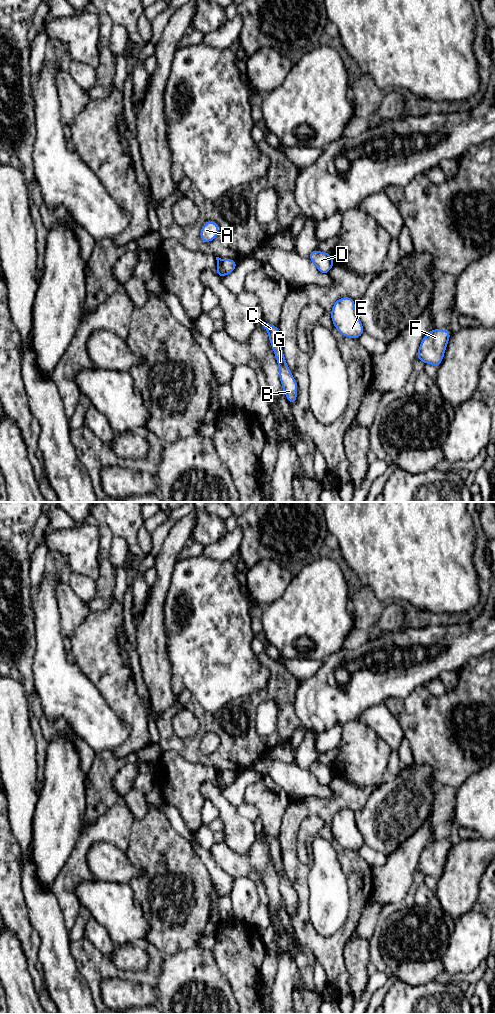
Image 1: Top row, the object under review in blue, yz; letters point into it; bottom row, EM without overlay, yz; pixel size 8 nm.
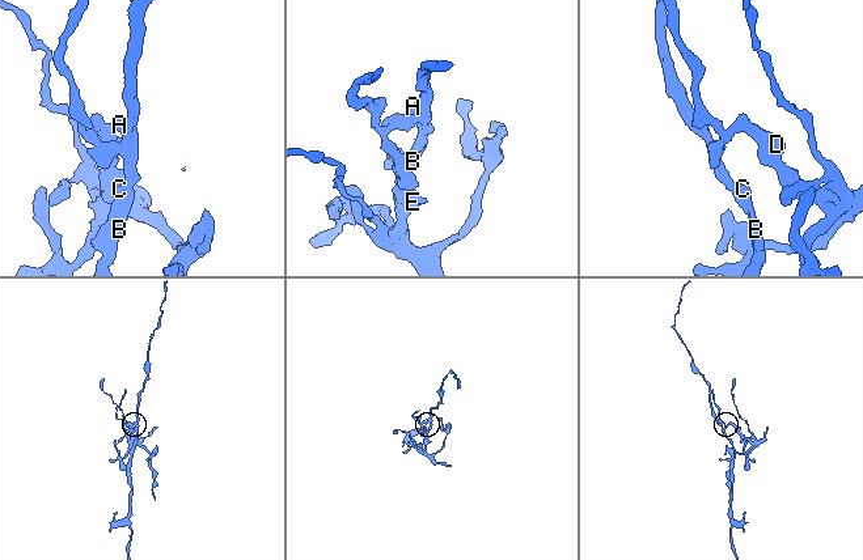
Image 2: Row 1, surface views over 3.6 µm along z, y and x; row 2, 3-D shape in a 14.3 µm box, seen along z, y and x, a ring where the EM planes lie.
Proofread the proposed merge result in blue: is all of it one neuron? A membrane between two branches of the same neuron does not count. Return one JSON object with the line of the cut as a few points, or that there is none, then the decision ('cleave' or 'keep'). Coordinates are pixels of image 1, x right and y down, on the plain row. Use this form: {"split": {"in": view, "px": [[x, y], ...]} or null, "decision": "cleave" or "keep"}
{"split": {"in": "yz", "px": [[221, 771], [221, 777], [226, 786]]}, "decision": "cleave"}

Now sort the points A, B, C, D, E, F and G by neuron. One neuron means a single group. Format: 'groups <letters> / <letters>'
groups A B C G / D E F

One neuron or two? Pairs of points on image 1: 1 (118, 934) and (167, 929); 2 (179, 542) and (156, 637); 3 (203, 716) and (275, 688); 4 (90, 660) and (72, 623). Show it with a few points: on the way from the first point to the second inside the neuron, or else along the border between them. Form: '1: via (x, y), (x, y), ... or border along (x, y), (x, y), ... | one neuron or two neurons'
1: border along (142, 908), (144, 918), (149, 926), (146, 938) | two neurons
2: via (164, 566), (164, 576), (155, 602), (155, 613) | one neuron
3: via (222, 724), (232, 724), (238, 715), (256, 698) | one neuron
4: border along (90, 610), (87, 617), (74, 630), (70, 638) | two neurons

